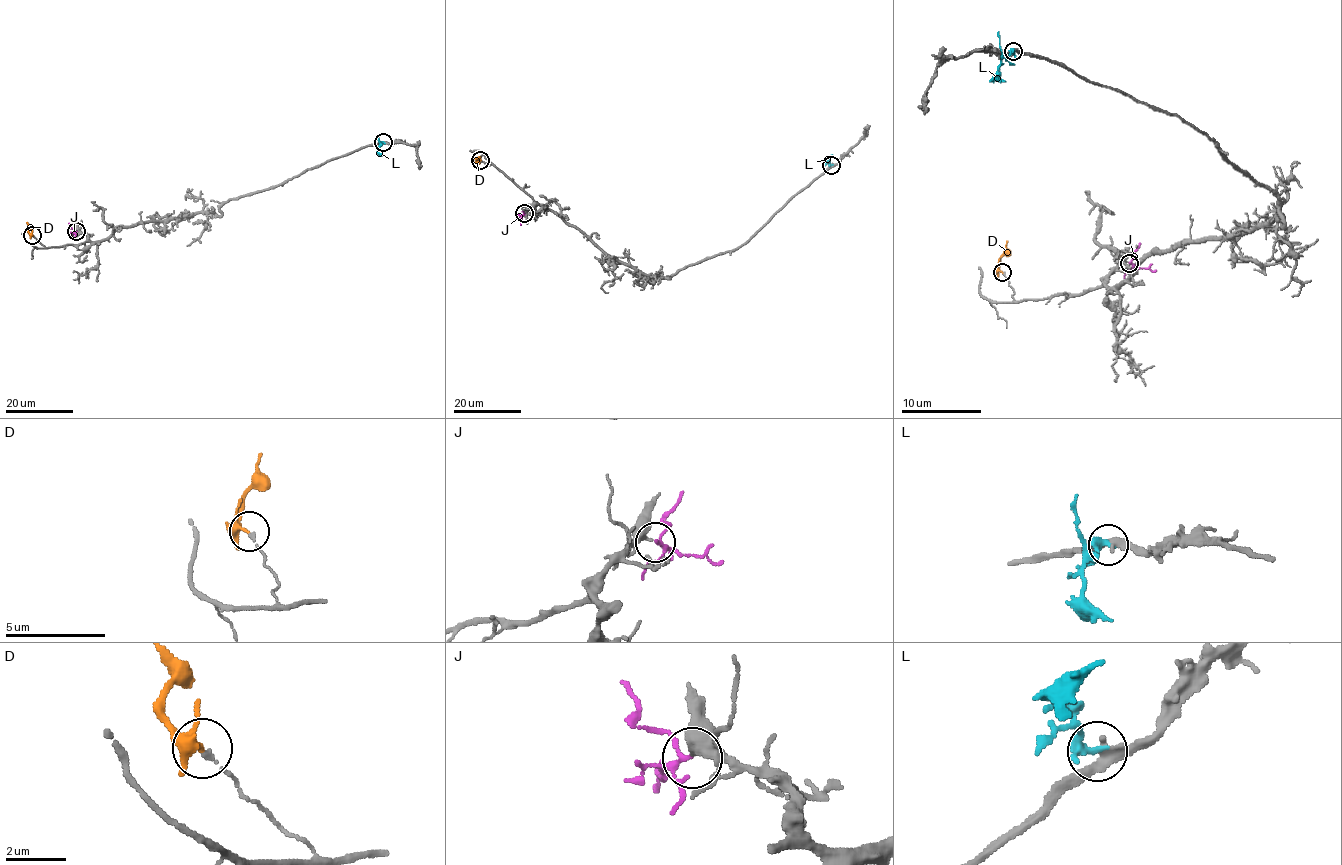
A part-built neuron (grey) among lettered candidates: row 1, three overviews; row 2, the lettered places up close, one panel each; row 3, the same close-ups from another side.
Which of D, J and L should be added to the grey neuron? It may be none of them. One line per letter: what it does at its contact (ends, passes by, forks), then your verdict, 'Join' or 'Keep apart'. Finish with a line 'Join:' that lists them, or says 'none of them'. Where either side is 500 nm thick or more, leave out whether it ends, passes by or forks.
D: It forks there. Keep apart
J: It forks there. Join
L: It ends there. Keep apart
Join: J

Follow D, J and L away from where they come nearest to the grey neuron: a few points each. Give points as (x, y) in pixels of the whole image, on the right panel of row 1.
D: (1002, 272), (998, 266), (1008, 240)
J: (1129, 262), (1139, 242)
L: (1014, 51), (1000, 61), (998, 71), (990, 81)

